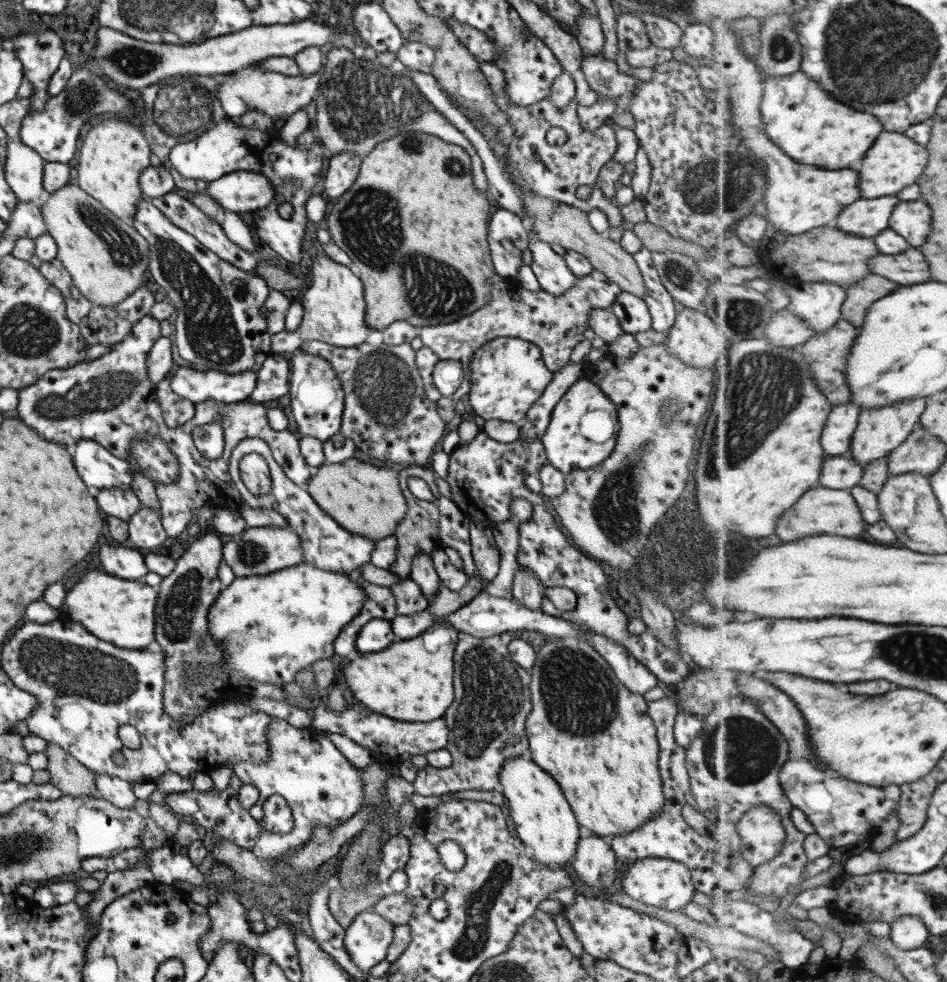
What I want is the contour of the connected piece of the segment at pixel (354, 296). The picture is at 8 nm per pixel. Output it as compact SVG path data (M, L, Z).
M319 254L312 259L311 286L298 297L303 307L303 317L298 327L293 331L275 331L270 334L271 350L273 353L291 355L297 347L307 339L324 342L331 346L351 348L365 343L372 332L365 325L366 309L364 304L363 287L357 274L352 268L333 262L331 258Z

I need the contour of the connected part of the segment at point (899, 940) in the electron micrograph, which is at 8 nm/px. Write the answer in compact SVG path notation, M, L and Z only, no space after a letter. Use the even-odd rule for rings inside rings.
M899 916L891 923L891 940L901 950L917 950L929 942L931 936L927 925L919 916Z

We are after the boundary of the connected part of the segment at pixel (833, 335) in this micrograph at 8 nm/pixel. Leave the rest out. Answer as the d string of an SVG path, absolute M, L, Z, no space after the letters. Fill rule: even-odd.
M842 318L833 328L823 333L817 333L800 347L805 354L805 360L811 364L813 378L817 378L817 386L827 394L829 402L833 405L853 402L853 390L848 386L847 368L849 368L849 353L852 352L853 342L857 338L857 326Z

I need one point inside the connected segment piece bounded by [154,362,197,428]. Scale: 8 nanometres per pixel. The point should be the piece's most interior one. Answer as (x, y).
(175, 411)

